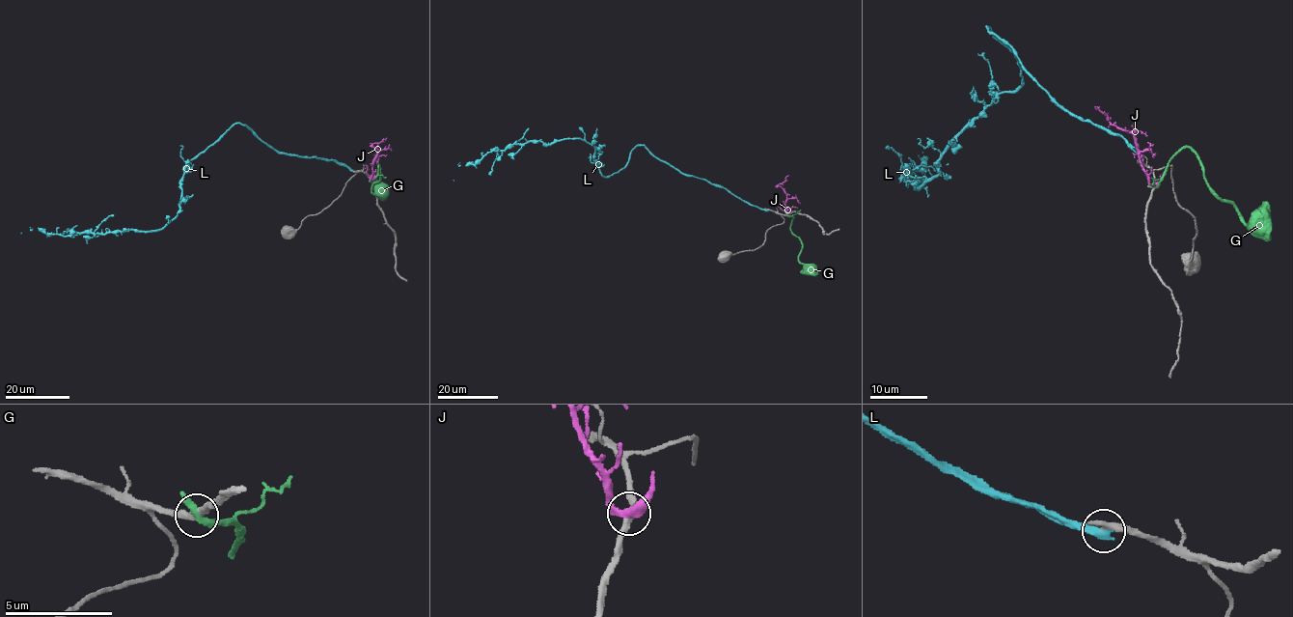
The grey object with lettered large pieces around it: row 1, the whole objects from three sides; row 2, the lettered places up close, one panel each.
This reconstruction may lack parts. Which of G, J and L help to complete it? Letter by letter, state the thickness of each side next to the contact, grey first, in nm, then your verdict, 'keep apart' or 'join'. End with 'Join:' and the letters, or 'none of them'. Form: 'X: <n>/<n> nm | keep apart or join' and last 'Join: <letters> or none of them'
G: 360/280 nm | keep apart
J: 360/400 nm | keep apart
L: 340/400 nm | keep apart
Join: none of them

